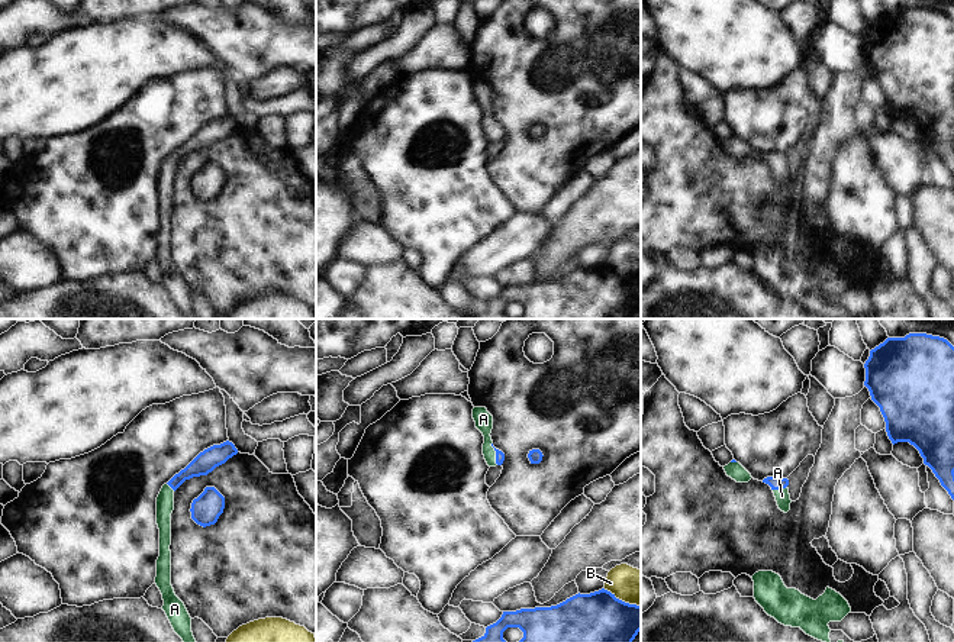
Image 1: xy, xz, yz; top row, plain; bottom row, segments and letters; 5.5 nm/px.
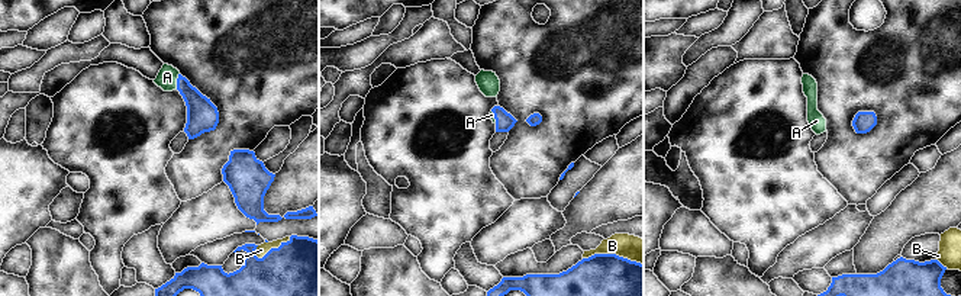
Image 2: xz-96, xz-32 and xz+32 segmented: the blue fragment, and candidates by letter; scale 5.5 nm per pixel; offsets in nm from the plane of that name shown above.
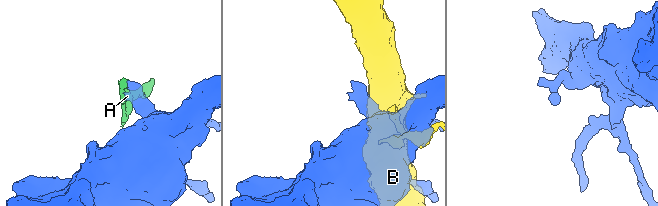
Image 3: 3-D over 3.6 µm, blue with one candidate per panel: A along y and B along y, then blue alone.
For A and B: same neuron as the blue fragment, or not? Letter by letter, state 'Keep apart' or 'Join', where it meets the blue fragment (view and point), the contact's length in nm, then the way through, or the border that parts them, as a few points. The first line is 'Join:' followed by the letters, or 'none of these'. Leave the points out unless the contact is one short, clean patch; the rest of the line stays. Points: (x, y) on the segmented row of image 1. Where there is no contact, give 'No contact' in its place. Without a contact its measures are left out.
Join: A
A: Join. Touches blue at yz (779, 489). Shared border 80 nm. Path across: yz (776, 483), (779, 489), (782, 496)
B: Keep apart. Touches blue at xz (621, 600). Shared border 220 nm.

